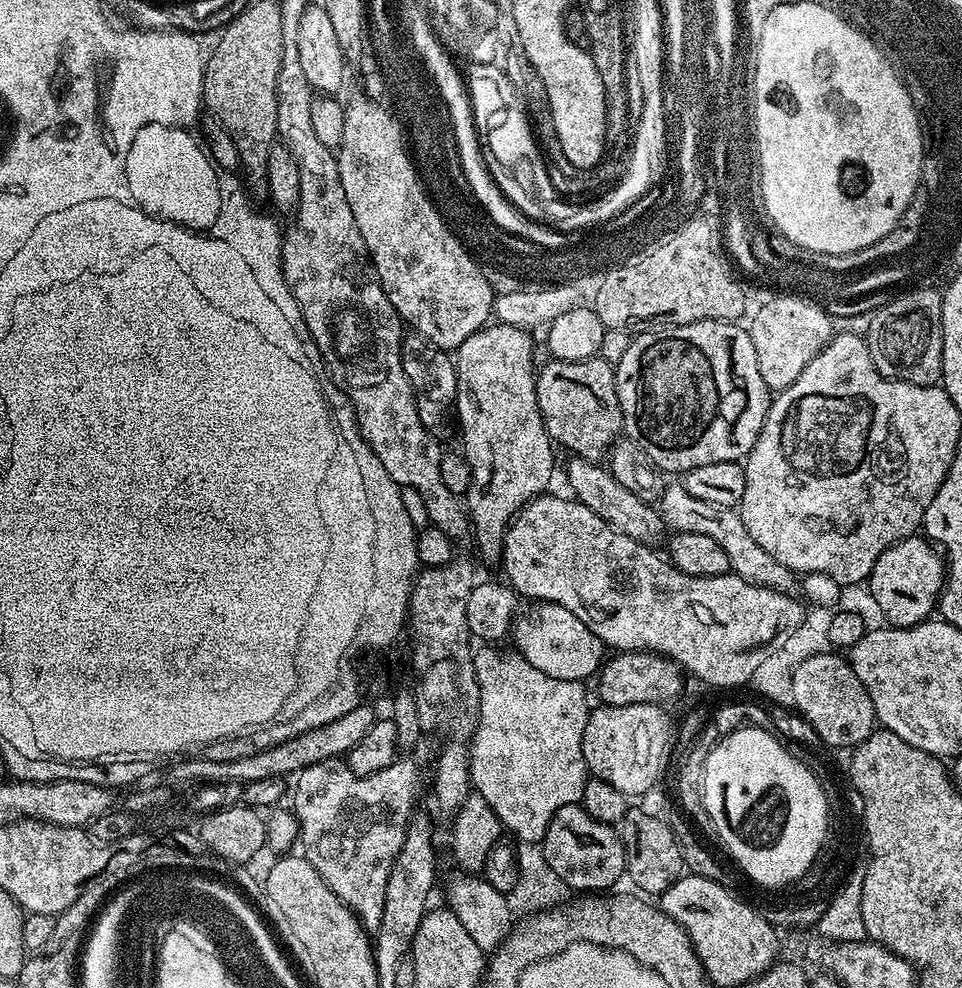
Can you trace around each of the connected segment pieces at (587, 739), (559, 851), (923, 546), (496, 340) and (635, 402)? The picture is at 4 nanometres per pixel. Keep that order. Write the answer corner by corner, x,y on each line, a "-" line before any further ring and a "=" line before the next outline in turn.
659,703
631,704
630,706
596,706
588,713
586,730
582,734
582,754
589,773
602,782
610,782
614,790
623,796
640,798
644,793
653,791
668,764
668,755
672,752
674,743
674,724
668,721
=
580,804
562,806
562,810
554,814
542,845
546,862
569,889
580,888
576,890
584,894
593,890
608,890
619,876
625,875
624,847
619,831
611,824
590,818
590,814
586,814
=
913,534
890,546
880,555
878,562
874,562
866,589
891,627
909,628
933,615
945,583
946,564
941,553
923,535
=
499,322
489,323
483,328
479,328
474,334
470,334
470,338
466,338
466,342
462,342
459,348
454,352
454,363
456,366
456,411
455,419
458,421
458,436
460,432
460,440
464,457
468,459
470,466
470,486
466,493
466,511
471,527
476,532
476,548
480,551
480,556
488,564
499,565
504,554
504,532
508,529
508,525
512,523
513,518
519,514
531,500
536,497
545,495
549,491
548,483
552,480
552,467
556,464
556,456
552,453
554,449
554,441
548,436
548,431
544,425
542,414
538,410
538,402
536,401
536,372
532,364
531,352
534,343
533,337
525,329
518,326
510,326
=
703,320
693,324
677,324
664,326
659,330
649,330
639,333
630,342
630,350
614,366
616,370
616,393
618,402
622,406
622,418
624,419
623,435
633,440
648,457
652,459
657,469
665,473
677,472
683,474
694,470
694,466
710,466
710,462
737,462
747,457
748,451
758,442
758,434
766,422
766,414
770,403
770,390
766,382
762,382
762,370
758,370
758,354
754,354
754,342
750,342
747,327
736,322
726,320

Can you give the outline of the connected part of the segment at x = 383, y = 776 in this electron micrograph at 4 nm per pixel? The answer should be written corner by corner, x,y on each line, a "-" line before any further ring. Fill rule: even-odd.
331,759
322,761
320,764
311,765
308,768
302,769
295,777
296,789
294,787
290,792
290,800
292,798
291,807
294,809
296,820
299,824
299,843
304,843
303,859
310,862
310,866
314,866
314,870
318,870
318,874
326,882
326,886
330,886
330,890
334,890
334,894
343,904
348,907
352,913
360,920
361,926
365,932
375,934
382,922
382,910
386,902
386,882
390,878
390,870
394,866
394,858
398,858
398,850
402,850
402,842
404,841
404,830
408,826
409,817
404,816
404,804
408,808
412,808
416,804
416,799
420,796
420,768
414,761
408,760
403,763
397,762
391,768
375,772
369,776
359,776
354,774
348,768
347,763
341,762
339,759

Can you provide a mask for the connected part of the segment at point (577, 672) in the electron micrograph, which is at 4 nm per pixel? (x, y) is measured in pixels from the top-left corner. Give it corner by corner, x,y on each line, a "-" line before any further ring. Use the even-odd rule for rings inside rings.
540,602
525,616
517,615
511,625
510,640
520,651
519,659
530,662
542,674
550,674
550,678
587,681
587,676
592,678
599,673
606,659
606,645
561,604

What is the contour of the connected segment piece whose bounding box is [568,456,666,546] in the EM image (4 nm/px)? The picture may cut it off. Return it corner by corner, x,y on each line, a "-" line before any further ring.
572,456
569,461
568,484
572,487
571,495
590,510
594,510
594,514
598,514
602,522
626,534
626,538
634,538
640,544
656,546
660,539
665,539
664,517
653,505
640,500
634,490
626,490
626,486
622,486
622,482
618,482
618,478
614,478
603,463
584,460
580,456

